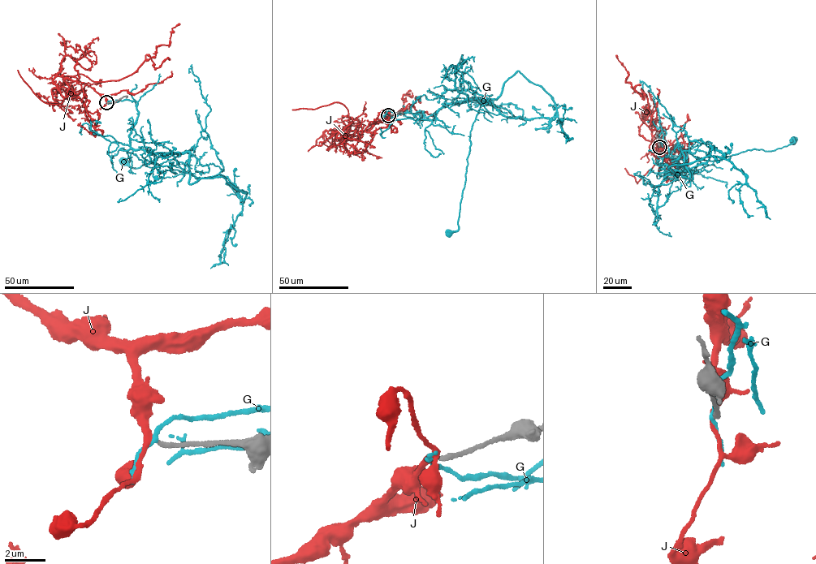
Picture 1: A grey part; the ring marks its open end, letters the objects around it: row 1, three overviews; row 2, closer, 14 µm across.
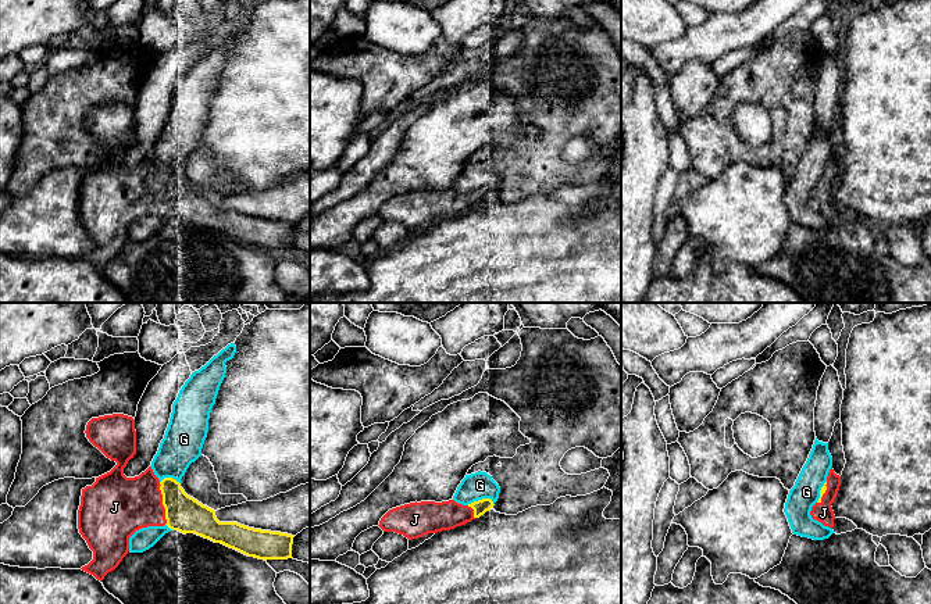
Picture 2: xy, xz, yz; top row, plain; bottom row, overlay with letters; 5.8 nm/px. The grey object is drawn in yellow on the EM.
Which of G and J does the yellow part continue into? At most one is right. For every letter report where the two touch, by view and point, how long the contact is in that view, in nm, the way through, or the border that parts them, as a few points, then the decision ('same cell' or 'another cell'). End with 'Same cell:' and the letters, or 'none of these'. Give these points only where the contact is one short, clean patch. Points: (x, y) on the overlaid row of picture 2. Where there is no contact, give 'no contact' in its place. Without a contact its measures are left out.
G: meets yellow in xz at (480, 500); contact 160 nm long; another cell
J: meets yellow in xy at (163, 503); contact 260 nm long; same cell
Same cell: J

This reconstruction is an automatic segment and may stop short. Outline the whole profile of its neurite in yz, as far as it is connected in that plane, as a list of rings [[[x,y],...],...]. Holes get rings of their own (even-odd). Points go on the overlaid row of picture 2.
[[[831,467],[827,482],[820,490],[818,501],[811,507],[810,515],[813,519],[821,522],[824,526],[834,528],[834,511],[831,504],[834,503],[841,486],[841,476],[837,475]]]

